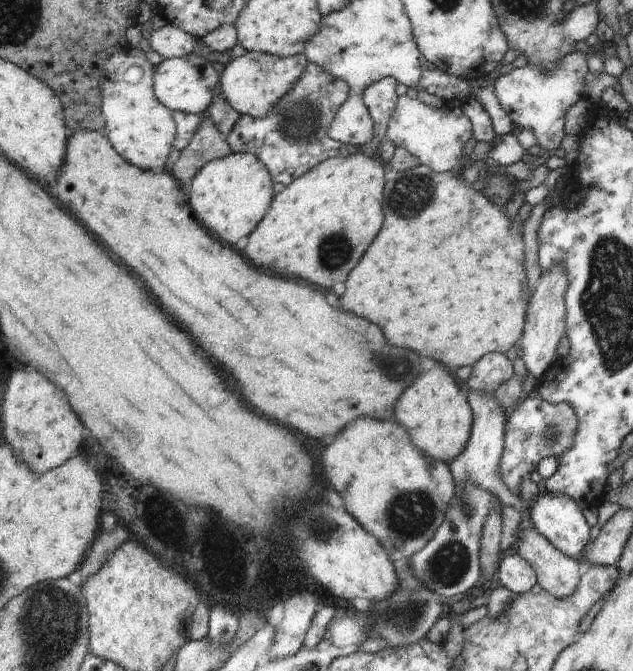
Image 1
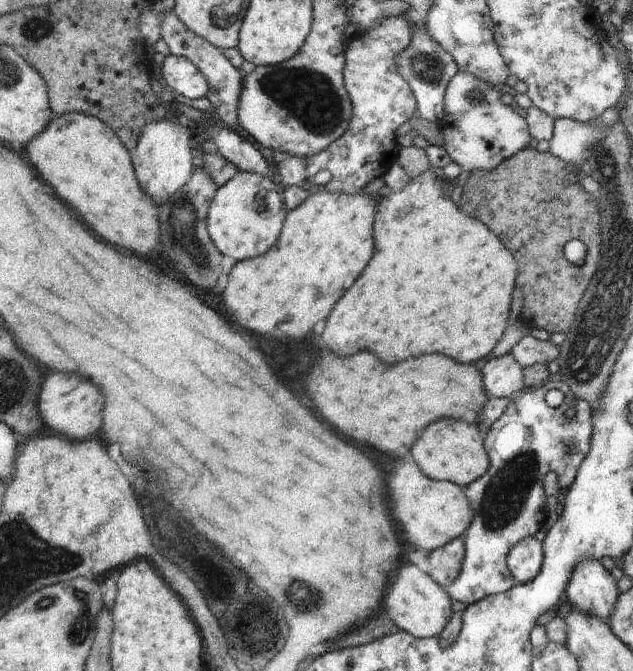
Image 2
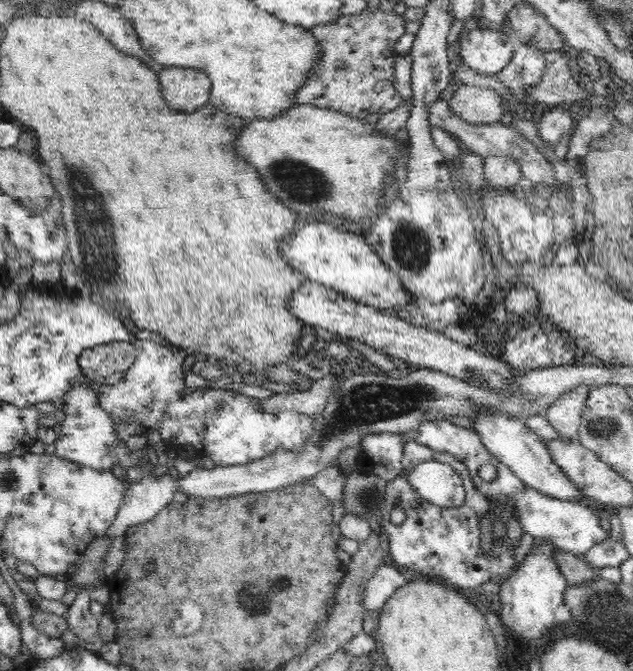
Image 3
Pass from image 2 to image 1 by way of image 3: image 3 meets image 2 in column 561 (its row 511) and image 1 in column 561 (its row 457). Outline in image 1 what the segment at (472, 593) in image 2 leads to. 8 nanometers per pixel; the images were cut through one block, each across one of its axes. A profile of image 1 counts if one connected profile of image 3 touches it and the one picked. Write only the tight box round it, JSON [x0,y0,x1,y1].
[500,388,578,496]

